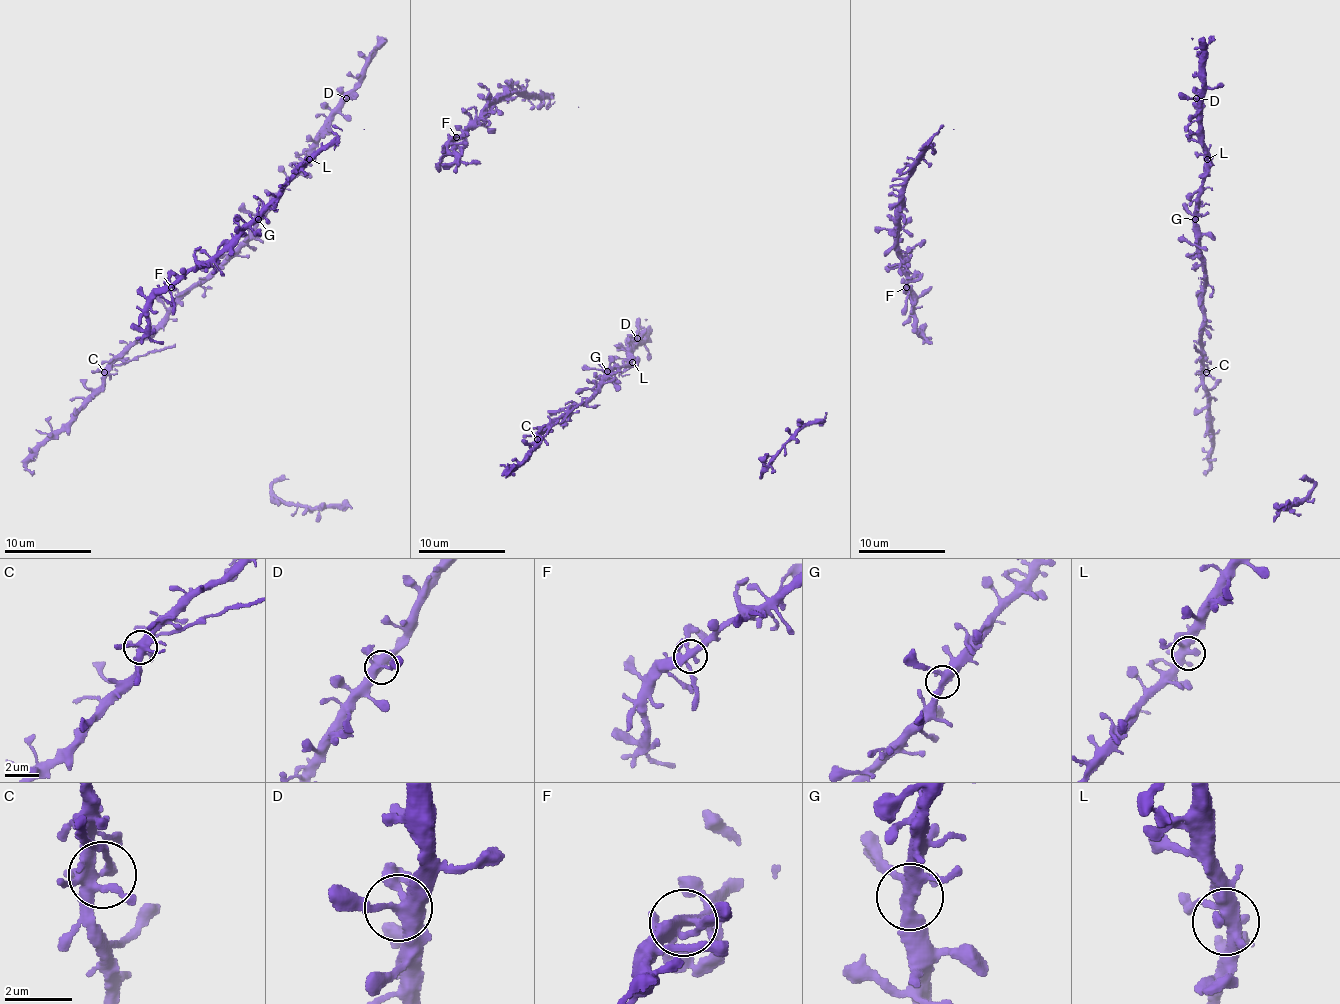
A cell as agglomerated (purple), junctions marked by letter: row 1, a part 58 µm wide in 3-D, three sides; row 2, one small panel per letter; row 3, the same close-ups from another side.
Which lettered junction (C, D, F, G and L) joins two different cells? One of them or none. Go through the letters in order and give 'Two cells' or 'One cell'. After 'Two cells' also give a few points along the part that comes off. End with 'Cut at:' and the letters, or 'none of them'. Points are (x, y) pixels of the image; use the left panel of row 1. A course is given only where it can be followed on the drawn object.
C: Two cells. Course of the part to remove: (103, 371), (174, 343)
D: One cell
F: One cell
G: One cell
L: One cell
Cut at: C

